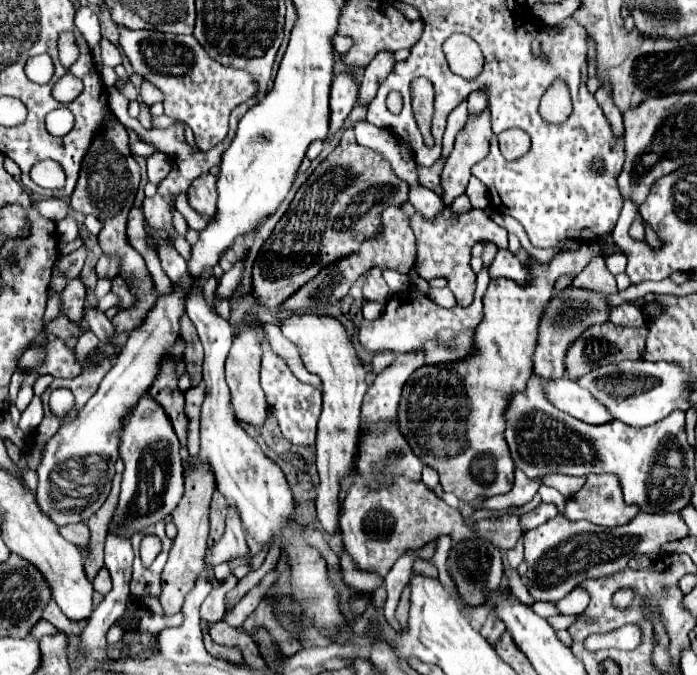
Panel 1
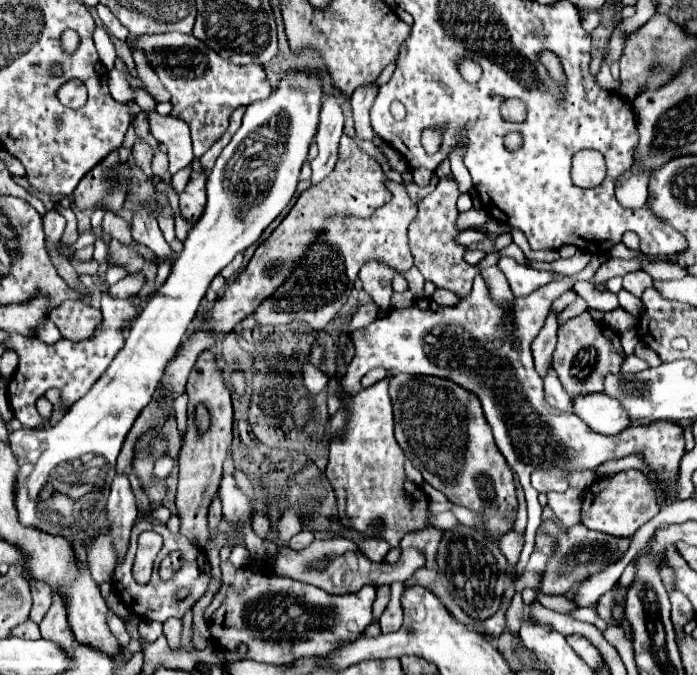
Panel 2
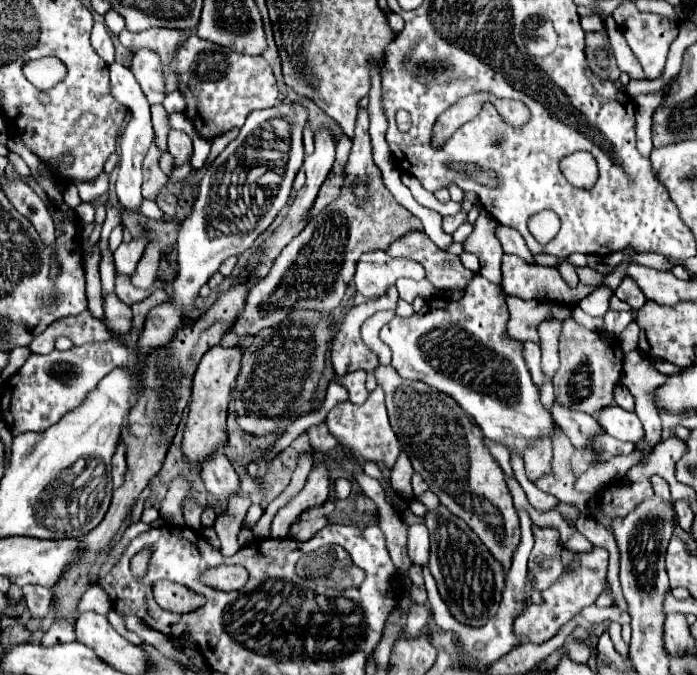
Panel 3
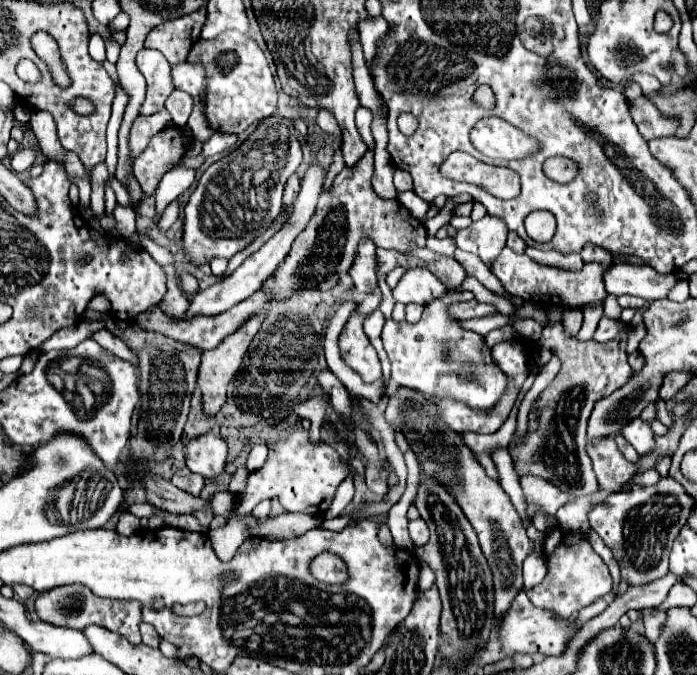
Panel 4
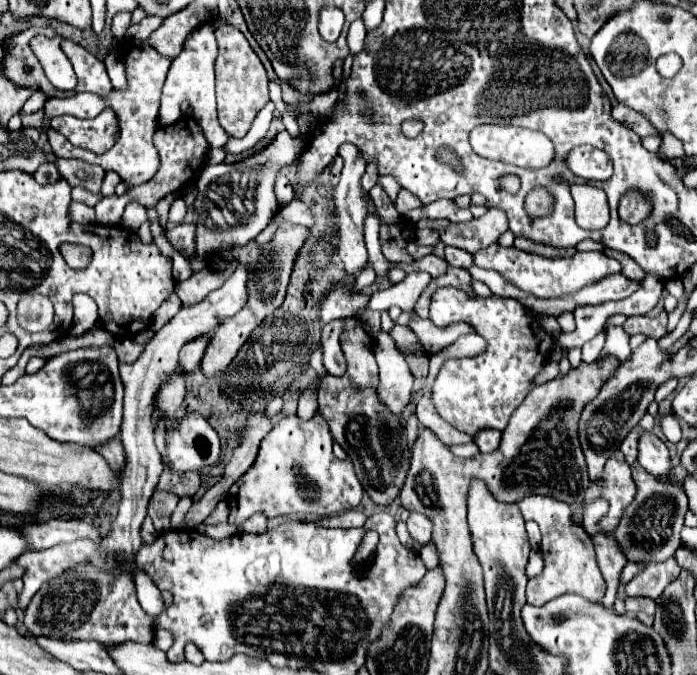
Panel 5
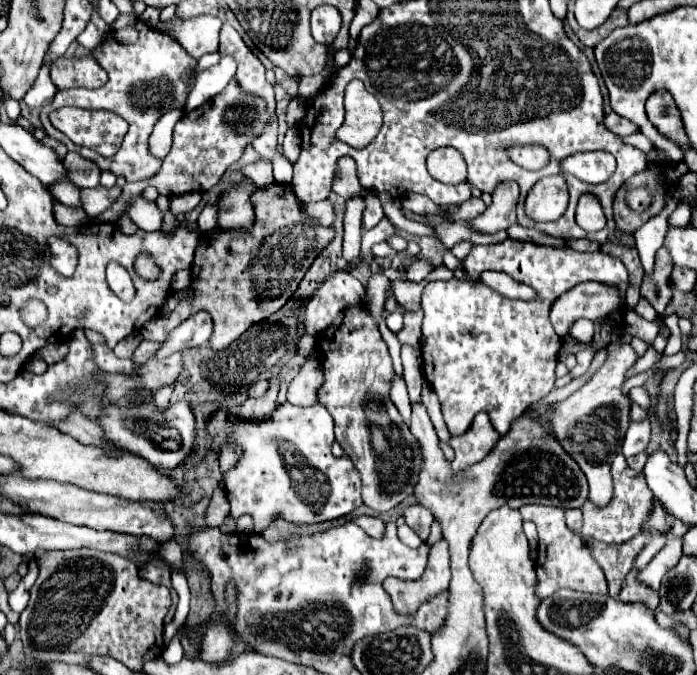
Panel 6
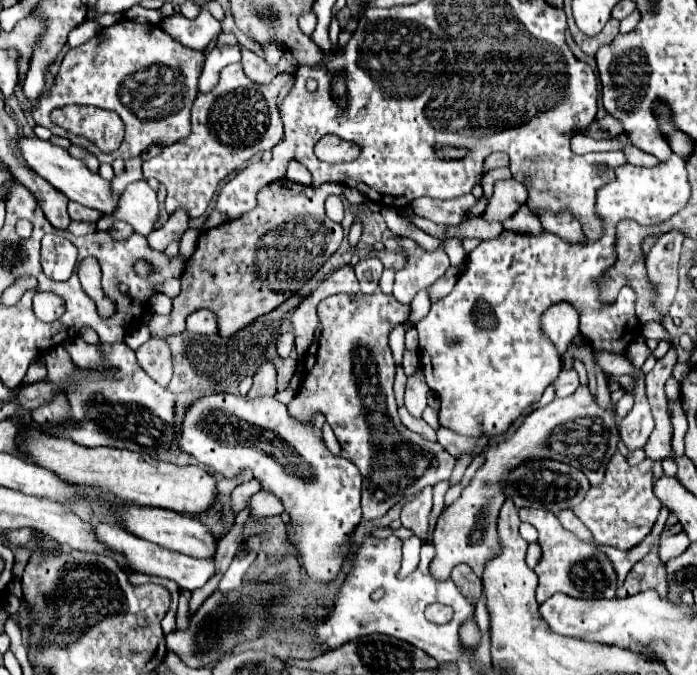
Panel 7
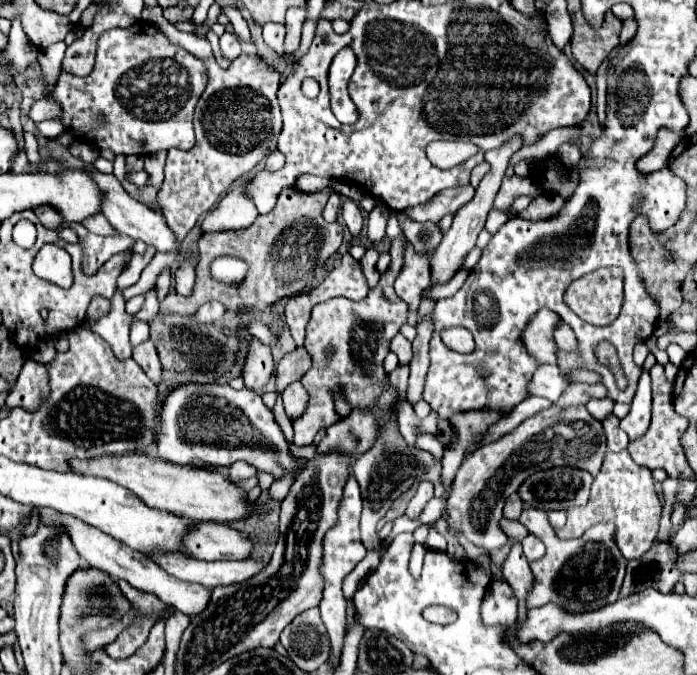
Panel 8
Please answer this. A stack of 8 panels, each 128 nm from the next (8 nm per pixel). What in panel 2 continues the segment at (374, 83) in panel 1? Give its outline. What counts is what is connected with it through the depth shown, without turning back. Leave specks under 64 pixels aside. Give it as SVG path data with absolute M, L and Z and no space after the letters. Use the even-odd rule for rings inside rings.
M372 84L358 88L352 94L352 112L354 112L354 130L356 136L362 140L370 140L374 136L374 130L370 126L370 108L374 104L376 98L376 88Z

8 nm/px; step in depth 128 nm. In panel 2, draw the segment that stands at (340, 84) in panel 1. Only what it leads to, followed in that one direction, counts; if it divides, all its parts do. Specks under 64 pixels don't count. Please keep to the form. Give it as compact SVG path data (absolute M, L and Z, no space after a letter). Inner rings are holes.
M324 96L322 110L320 110L320 122L318 122L316 138L314 138L318 144L318 156L310 160L310 168L312 168L310 184L312 186L322 182L334 170L336 160L338 160L338 142L342 136L342 128L344 128L344 118L342 118L338 98Z

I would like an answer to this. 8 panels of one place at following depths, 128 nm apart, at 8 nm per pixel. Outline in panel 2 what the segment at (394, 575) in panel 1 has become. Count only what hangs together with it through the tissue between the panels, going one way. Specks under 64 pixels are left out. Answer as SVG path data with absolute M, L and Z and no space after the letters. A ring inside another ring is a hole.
M392 584L390 604L386 606L384 614L380 616L380 630L382 630L382 634L396 632L402 626L402 604L400 604L402 590L404 590L404 584Z

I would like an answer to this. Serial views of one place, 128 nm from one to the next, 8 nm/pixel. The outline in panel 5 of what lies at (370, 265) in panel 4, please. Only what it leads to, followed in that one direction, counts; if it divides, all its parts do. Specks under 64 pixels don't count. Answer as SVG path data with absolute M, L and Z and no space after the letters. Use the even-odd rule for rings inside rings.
M344 142L340 146L340 150L338 150L338 154L344 158L344 168L342 168L340 182L338 182L336 190L334 190L334 204L336 204L336 216L338 216L338 246L336 246L336 254L344 262L346 272L354 276L368 262L368 252L366 252L366 244L364 244L364 218L368 214L368 198L366 198L366 192L360 186L360 178L364 174L366 162L360 156L358 148L354 144L350 144L350 142Z

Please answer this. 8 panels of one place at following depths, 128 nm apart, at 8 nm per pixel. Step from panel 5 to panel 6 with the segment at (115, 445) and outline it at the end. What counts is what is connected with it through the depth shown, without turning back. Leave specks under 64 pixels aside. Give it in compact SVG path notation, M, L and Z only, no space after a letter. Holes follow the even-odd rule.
M72 412L72 416L68 416L68 420L64 420L64 424L56 424L56 428L64 434L70 434L72 438L76 438L80 444L94 444L94 446L108 446L102 440L102 430L96 422L92 420L84 420L84 416L80 416L80 412Z

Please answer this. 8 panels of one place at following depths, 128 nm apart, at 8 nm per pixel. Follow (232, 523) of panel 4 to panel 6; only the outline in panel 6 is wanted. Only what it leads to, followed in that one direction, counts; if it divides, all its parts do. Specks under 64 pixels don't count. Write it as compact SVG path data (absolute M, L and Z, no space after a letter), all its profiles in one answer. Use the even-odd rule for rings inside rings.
M284 402L284 404L276 406L262 420L244 420L238 414L234 414L232 410L220 408L210 414L208 434L212 440L216 440L218 436L224 434L222 444L218 444L218 446L212 444L212 452L220 454L226 444L240 450L238 464L232 470L224 472L224 488L228 488L226 496L232 506L230 514L234 518L238 518L242 514L250 514L254 518L256 532L266 530L276 512L280 512L286 522L300 526L300 524L318 524L318 522L336 520L336 518L350 514L358 506L362 506L360 474L356 472L352 460L332 456L330 448L334 444L334 422L332 422L332 416L328 414L328 410L324 410L320 404L300 408L290 402Z

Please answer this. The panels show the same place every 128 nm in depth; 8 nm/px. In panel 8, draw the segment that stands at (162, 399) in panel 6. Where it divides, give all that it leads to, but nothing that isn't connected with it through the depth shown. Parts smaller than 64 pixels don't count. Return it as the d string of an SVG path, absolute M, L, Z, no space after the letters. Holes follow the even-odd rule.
M146 340L142 342L140 346L134 348L134 356L136 364L148 374L148 378L152 382L158 382L160 376L162 376L162 366L160 366L160 360L158 360L158 352L156 352L156 346L152 340Z

